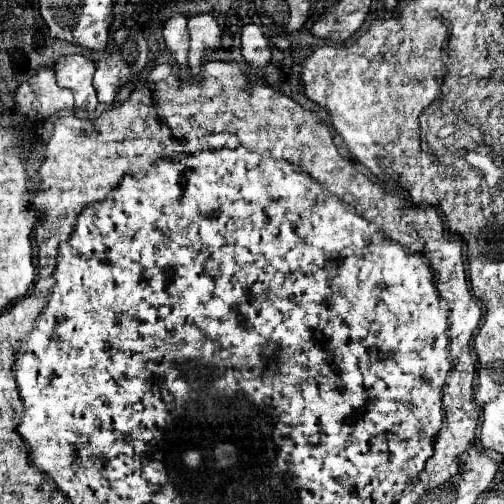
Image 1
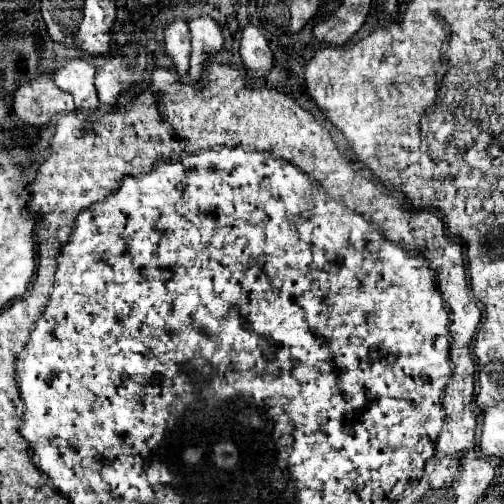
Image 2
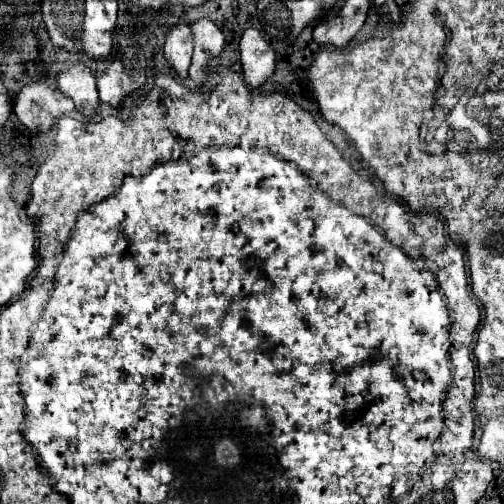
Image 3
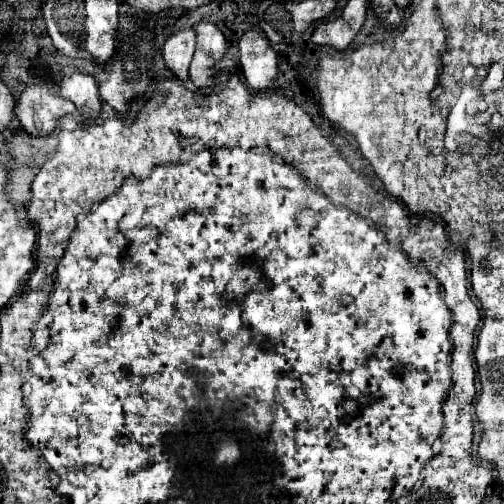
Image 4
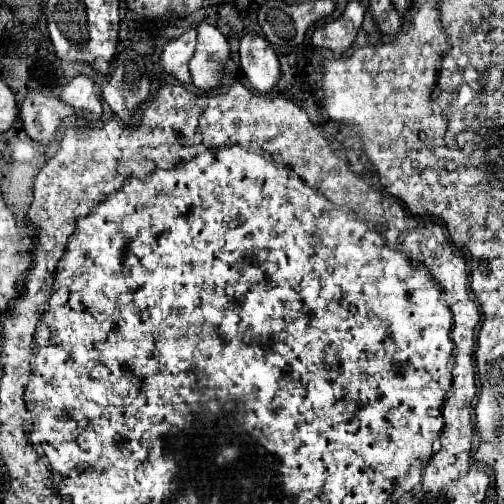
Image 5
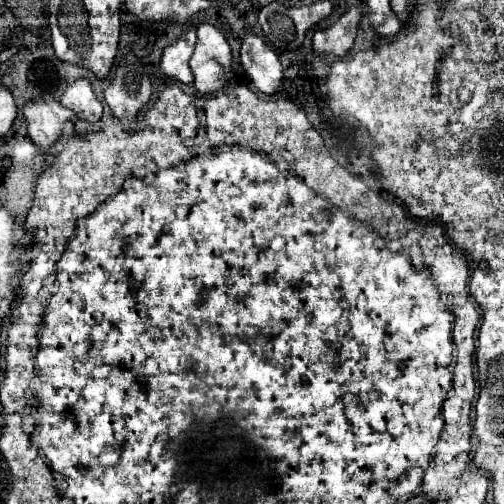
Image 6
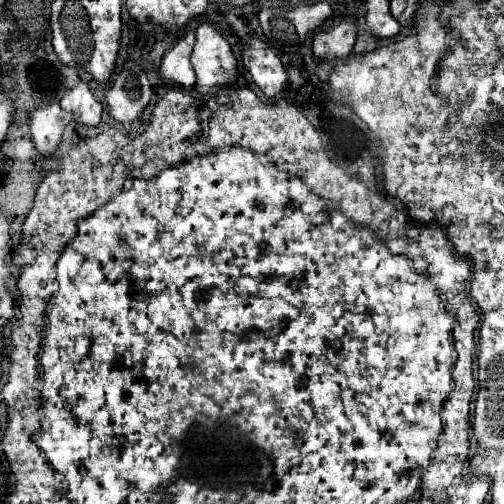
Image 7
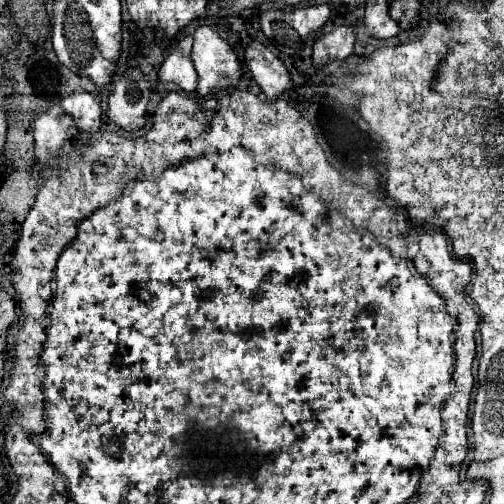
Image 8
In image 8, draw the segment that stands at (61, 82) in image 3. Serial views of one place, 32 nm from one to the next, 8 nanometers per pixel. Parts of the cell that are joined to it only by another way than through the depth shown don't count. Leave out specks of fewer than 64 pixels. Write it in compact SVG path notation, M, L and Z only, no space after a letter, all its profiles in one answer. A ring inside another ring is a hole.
M78 88L76 92L64 96L60 106L64 108L64 112L72 114L74 124L80 130L98 130L100 124L102 124L100 104L96 102L96 98L90 92L86 92L82 88Z

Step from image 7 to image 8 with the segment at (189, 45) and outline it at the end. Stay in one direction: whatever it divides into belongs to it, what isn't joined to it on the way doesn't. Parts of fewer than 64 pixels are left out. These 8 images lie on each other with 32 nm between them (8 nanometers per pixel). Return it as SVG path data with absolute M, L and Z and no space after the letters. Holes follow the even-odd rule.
M186 34L178 40L176 48L166 56L164 64L158 70L160 80L164 82L174 82L178 88L184 92L192 92L196 88L196 70L190 60L190 50L192 50L192 34Z

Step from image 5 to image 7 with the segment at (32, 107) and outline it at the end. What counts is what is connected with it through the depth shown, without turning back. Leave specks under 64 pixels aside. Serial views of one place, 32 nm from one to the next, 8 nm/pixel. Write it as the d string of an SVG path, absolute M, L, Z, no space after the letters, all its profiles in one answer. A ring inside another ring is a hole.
M58 102L38 106L28 112L30 134L36 150L42 156L52 156L62 140L66 124L72 122L72 112L60 108Z

